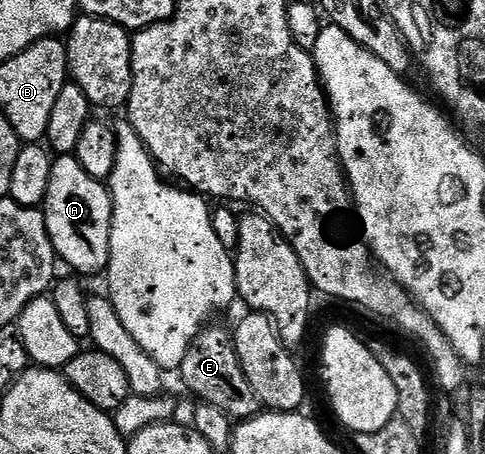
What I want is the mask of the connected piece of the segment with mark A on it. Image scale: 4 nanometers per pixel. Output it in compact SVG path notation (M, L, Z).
M60 155L52 162L47 196L41 204L49 237L55 246L56 256L63 259L75 271L83 275L106 272L107 262L111 260L111 193L100 180L89 177L85 169L75 160L74 155Z

